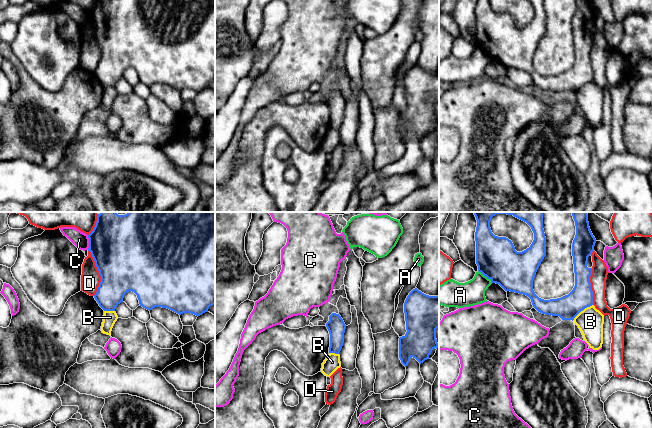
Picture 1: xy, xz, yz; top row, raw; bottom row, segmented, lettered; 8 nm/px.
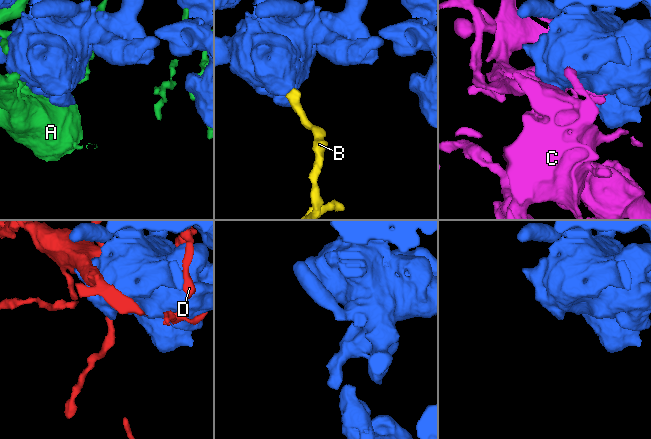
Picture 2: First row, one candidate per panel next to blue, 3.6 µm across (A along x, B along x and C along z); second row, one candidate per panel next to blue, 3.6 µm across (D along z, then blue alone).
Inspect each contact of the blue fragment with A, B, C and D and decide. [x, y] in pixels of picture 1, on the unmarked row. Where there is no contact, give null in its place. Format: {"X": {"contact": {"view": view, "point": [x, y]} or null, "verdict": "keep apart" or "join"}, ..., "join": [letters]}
{"A": {"contact": {"view": "yz", "point": [485, 51]}, "verdict": "keep apart"}, "B": {"contact": {"view": "yz", "point": [582, 86]}, "verdict": "keep apart"}, "C": {"contact": {"view": "xy", "point": [89, 18]}, "verdict": "keep apart"}, "D": {"contact": {"view": "xy", "point": [99, 49]}, "verdict": "keep apart"}, "join": []}

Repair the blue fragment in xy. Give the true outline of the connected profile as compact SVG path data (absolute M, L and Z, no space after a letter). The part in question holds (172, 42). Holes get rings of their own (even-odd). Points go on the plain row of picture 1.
M96 0L88 14L88 27L91 28L101 52L101 58L94 74L104 87L115 87L129 67L134 68L140 82L149 87L155 83L162 83L179 91L191 89L200 92L208 88L209 83L215 80L215 0Z

